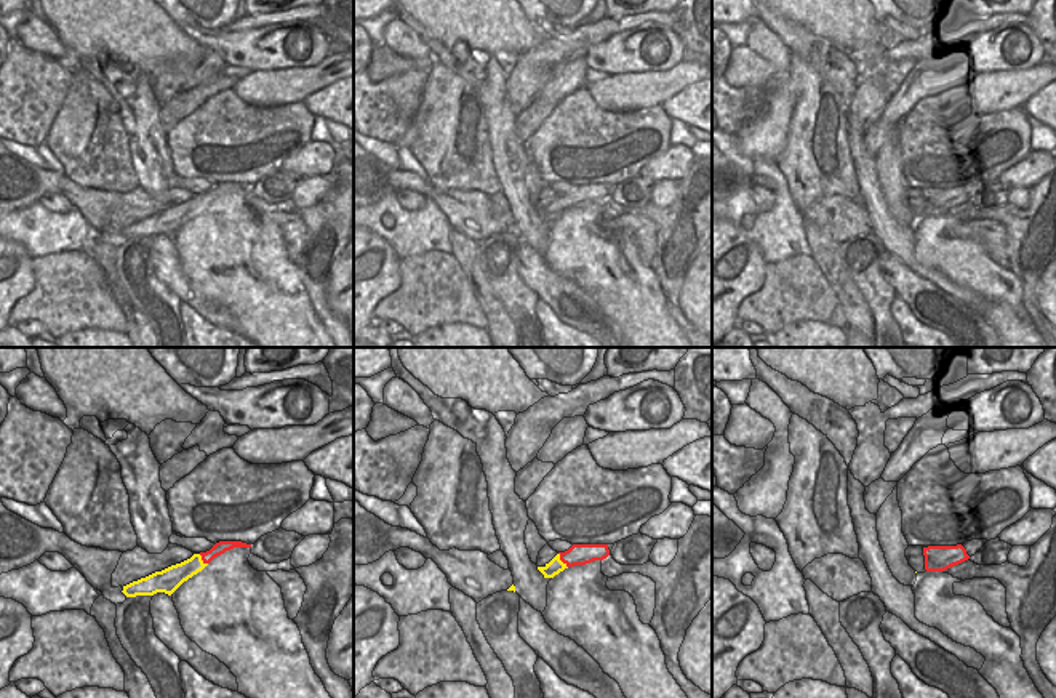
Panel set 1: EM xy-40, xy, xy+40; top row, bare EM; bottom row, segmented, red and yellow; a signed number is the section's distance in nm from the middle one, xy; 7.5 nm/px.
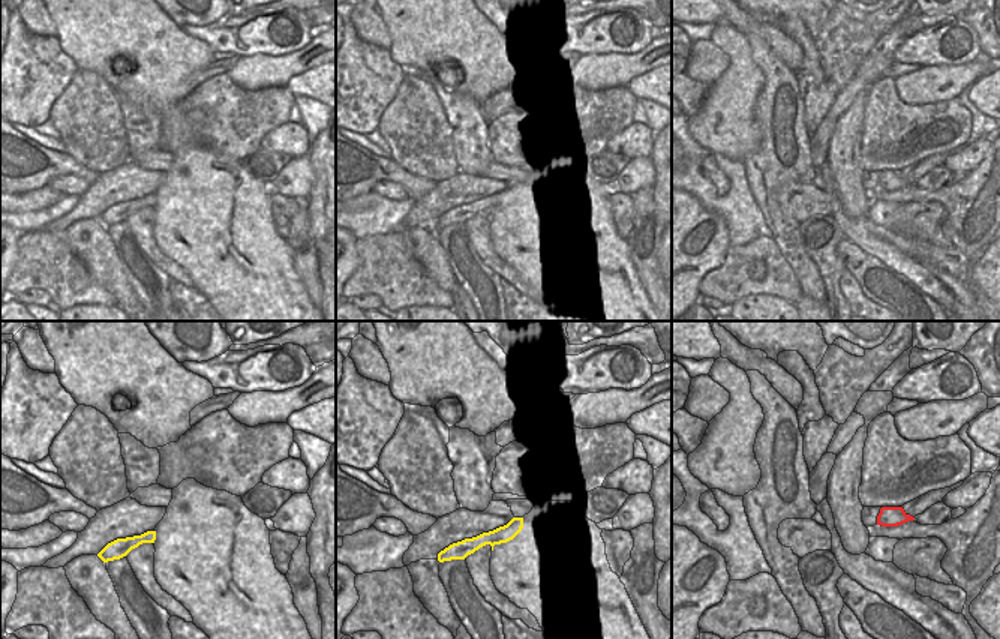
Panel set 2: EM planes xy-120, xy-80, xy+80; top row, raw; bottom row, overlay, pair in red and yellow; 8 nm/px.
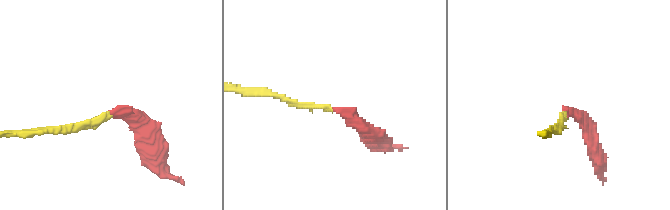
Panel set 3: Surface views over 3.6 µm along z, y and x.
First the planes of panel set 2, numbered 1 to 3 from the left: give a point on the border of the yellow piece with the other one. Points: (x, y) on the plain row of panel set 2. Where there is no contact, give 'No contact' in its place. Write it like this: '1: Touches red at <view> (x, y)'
1: No contact
2: No contact
3: No contact.

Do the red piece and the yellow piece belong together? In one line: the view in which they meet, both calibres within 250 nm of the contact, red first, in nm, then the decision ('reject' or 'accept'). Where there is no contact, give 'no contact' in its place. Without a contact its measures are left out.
xy | 170/120 nm | reject

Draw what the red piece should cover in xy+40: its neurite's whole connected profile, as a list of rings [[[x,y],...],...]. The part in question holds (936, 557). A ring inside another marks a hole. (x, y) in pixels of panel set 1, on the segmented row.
[[[962,544],[957,546],[928,546],[923,548],[925,570],[944,572],[970,559]]]

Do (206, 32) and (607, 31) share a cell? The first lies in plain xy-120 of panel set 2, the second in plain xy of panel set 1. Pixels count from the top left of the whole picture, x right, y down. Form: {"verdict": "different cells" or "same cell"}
{"verdict": "different cells"}

